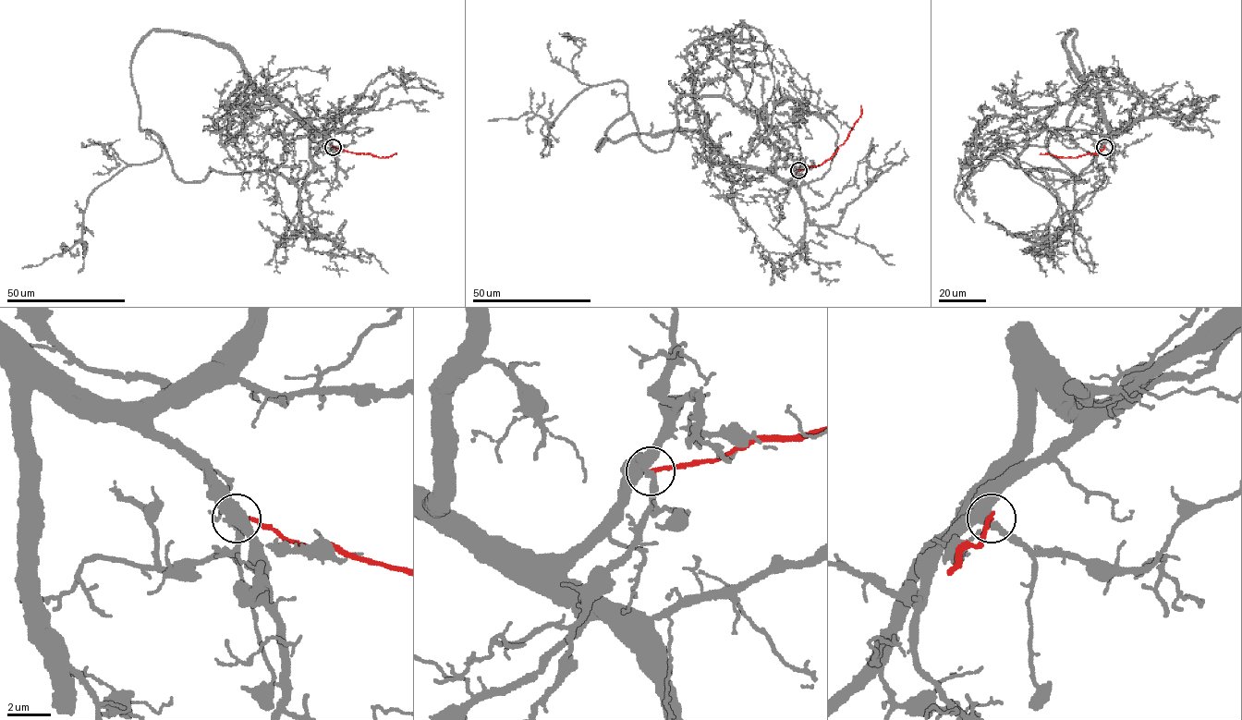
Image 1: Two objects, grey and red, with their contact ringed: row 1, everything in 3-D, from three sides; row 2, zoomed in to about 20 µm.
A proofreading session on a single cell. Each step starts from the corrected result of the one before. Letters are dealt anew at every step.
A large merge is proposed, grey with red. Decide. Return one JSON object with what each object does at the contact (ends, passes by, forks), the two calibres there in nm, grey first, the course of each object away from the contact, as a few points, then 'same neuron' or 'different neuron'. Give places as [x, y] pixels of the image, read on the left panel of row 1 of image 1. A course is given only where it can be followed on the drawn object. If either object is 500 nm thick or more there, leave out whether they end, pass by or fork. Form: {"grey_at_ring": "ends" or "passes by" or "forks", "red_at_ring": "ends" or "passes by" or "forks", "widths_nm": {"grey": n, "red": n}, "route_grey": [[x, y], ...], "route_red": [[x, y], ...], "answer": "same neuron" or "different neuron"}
{"grey_at_ring": "forks", "red_at_ring": "ends", "widths_nm": {"grey": 460, "red": 180}, "route_grey": [[333, 147], [310, 134], [304, 179], [210, 169], [182, 182], [162, 145], [94, 190], [81, 238], [21, 268]], "route_red": [[333, 147], [379, 157], [395, 153]], "answer": "different neuron"}

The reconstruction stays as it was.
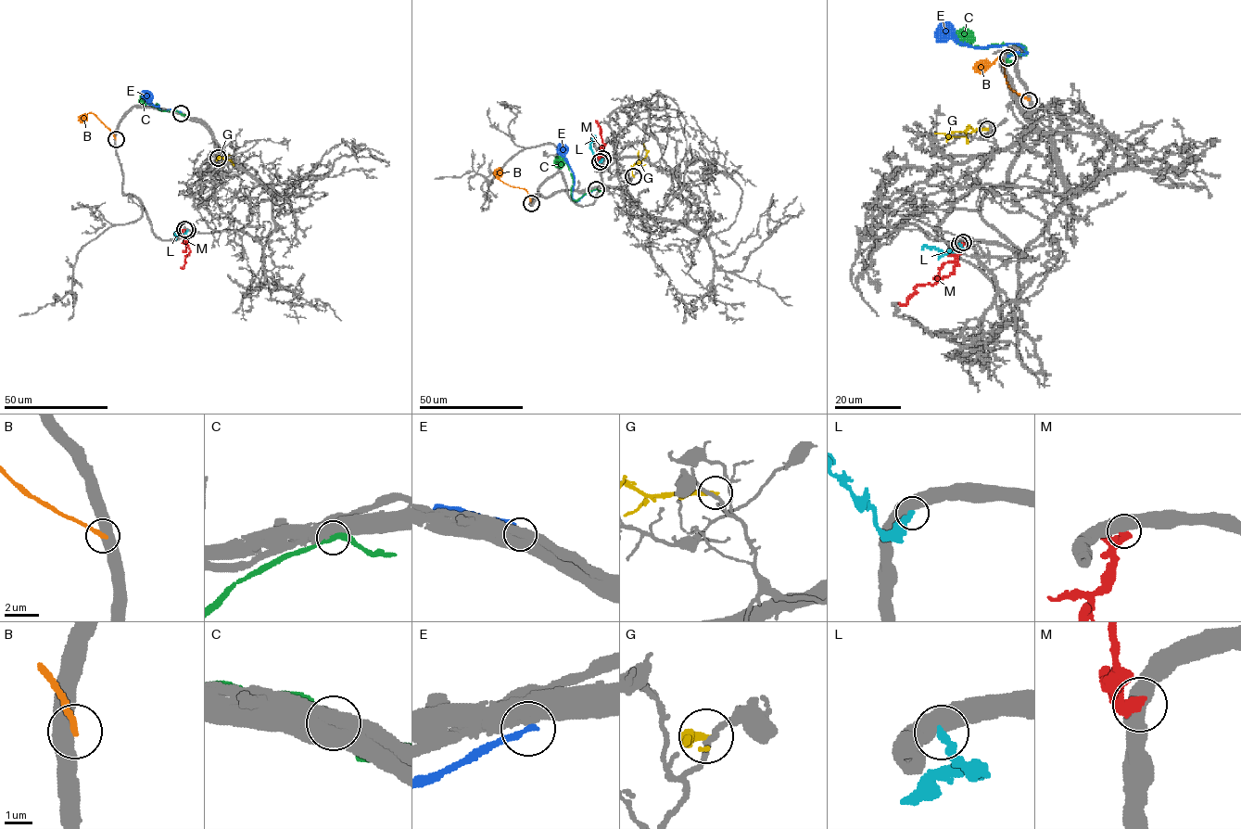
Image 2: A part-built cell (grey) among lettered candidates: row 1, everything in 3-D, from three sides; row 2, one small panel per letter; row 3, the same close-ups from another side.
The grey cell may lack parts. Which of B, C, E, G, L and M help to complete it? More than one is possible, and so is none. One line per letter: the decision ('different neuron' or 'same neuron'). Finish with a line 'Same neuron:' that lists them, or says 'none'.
B: different neuron
C: different neuron
E: different neuron
G: different neuron
L: different neuron
M: different neuron
Same neuron: none

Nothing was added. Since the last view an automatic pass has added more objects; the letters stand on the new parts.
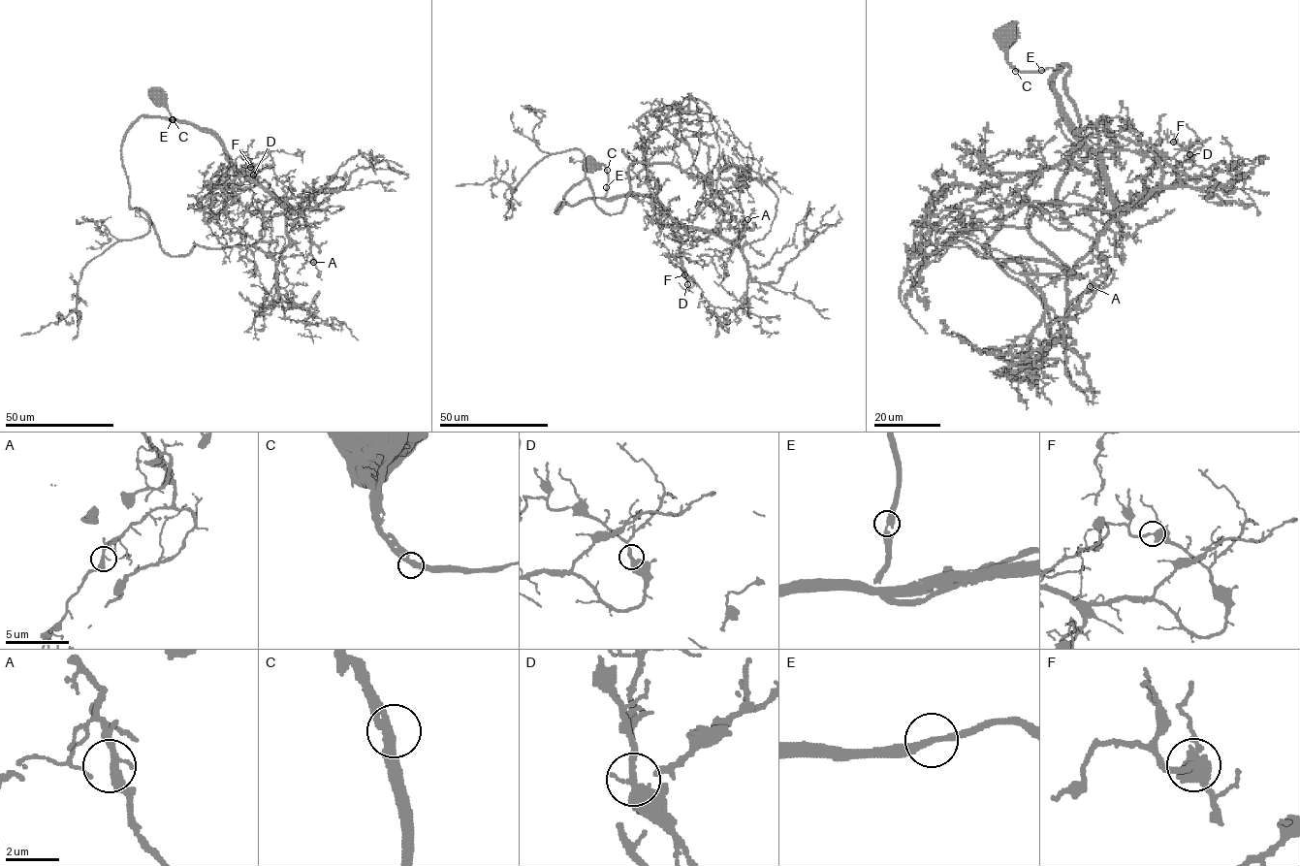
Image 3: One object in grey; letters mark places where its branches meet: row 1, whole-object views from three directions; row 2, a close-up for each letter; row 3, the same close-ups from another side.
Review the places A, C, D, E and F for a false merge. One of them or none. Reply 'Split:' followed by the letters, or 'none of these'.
Split: none of these

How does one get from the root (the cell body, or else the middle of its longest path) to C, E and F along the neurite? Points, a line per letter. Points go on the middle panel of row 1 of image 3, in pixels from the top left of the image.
C: (589, 165), (590, 162), (598, 162), (607, 170)
E: (589, 165), (594, 162), (604, 165), (608, 175), (606, 187)
F: (589, 165), (602, 163), (607, 171), (604, 198), (649, 196), (661, 207), (671, 218), (691, 287), (684, 274)

